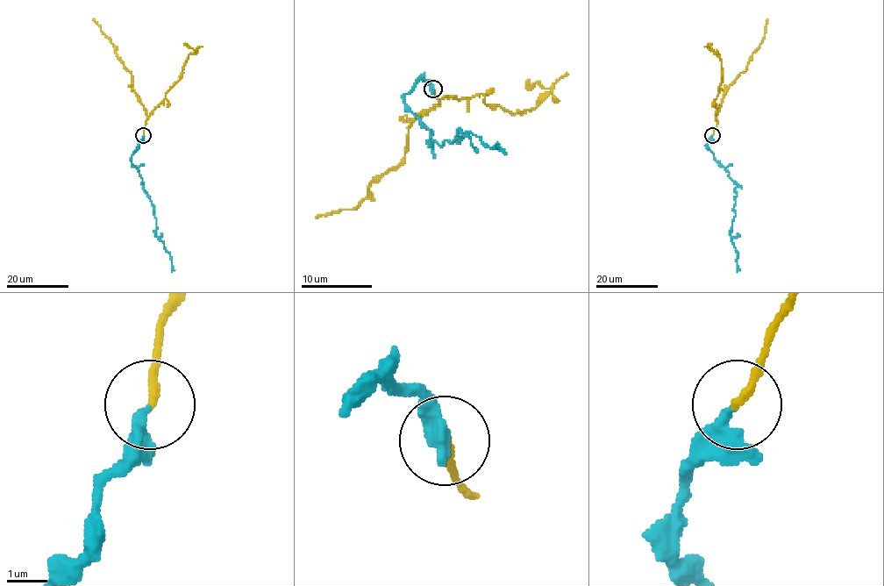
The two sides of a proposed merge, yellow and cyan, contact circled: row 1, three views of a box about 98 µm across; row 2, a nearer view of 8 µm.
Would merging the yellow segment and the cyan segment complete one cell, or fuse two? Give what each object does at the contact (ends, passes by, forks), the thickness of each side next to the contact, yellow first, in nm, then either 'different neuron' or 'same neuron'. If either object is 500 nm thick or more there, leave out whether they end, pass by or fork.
yellow ends | cyan ends | 200/300 nm | same neuron

